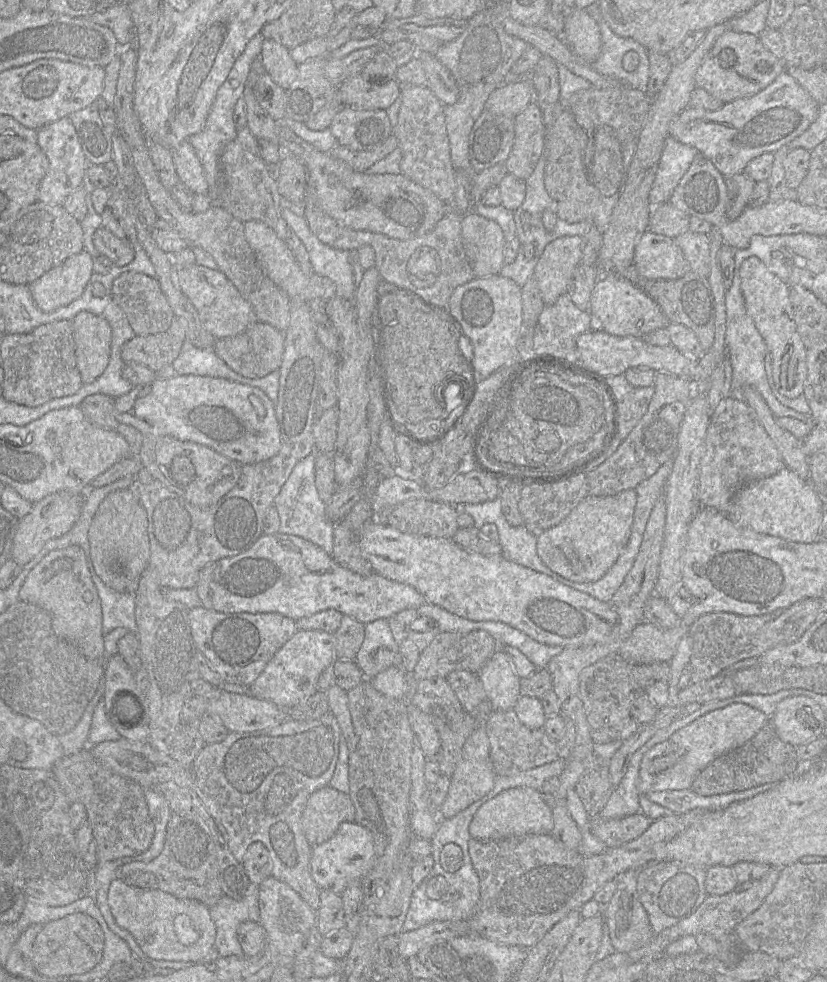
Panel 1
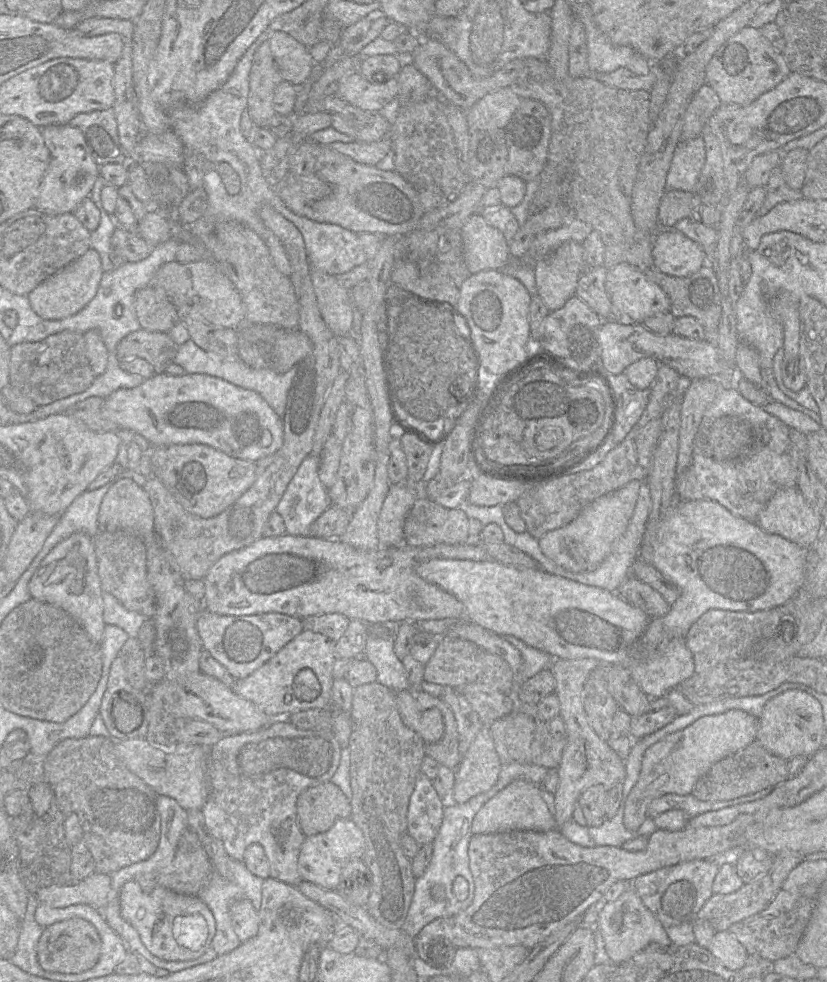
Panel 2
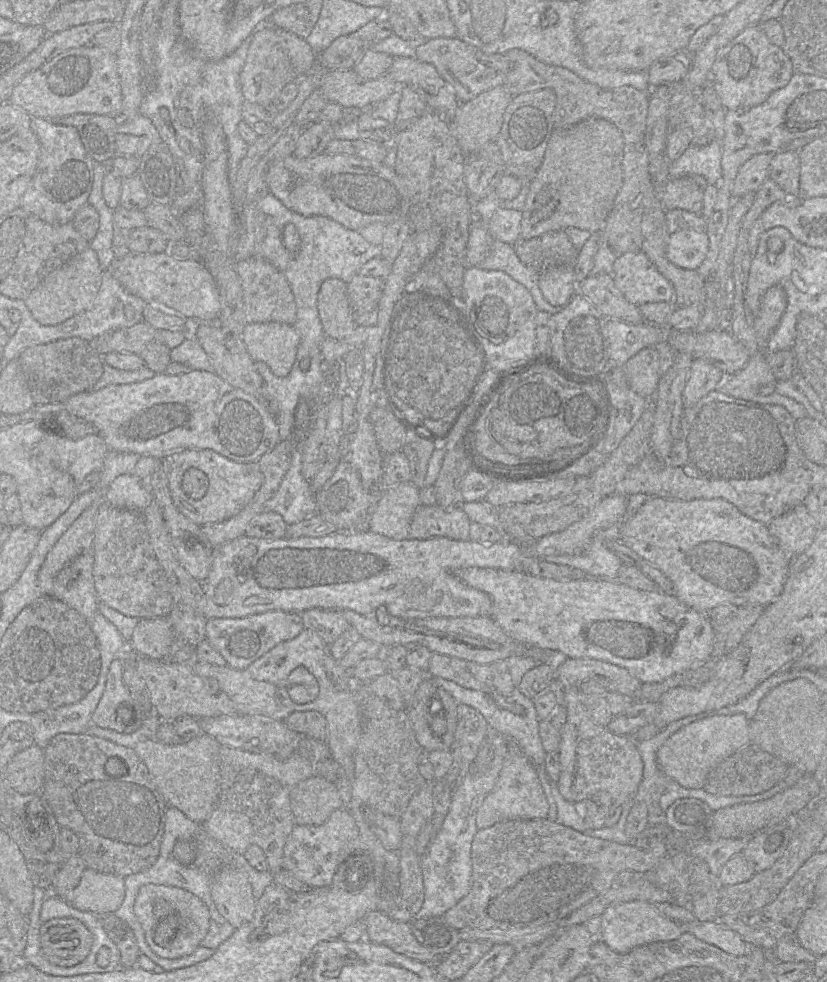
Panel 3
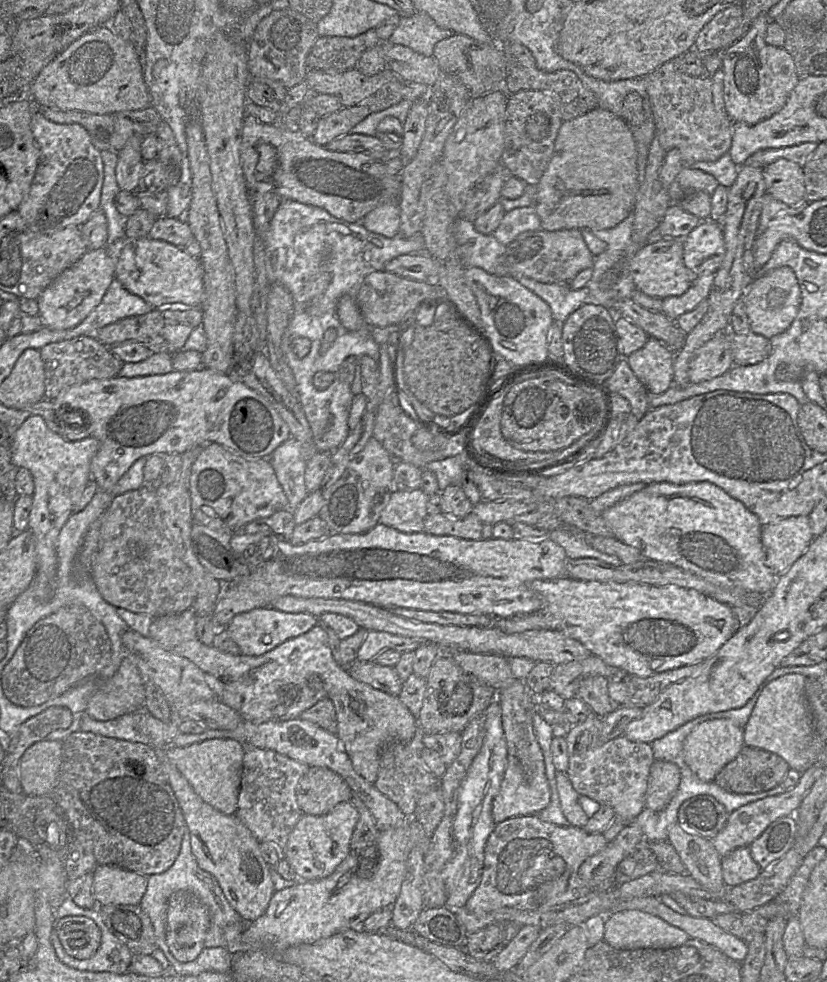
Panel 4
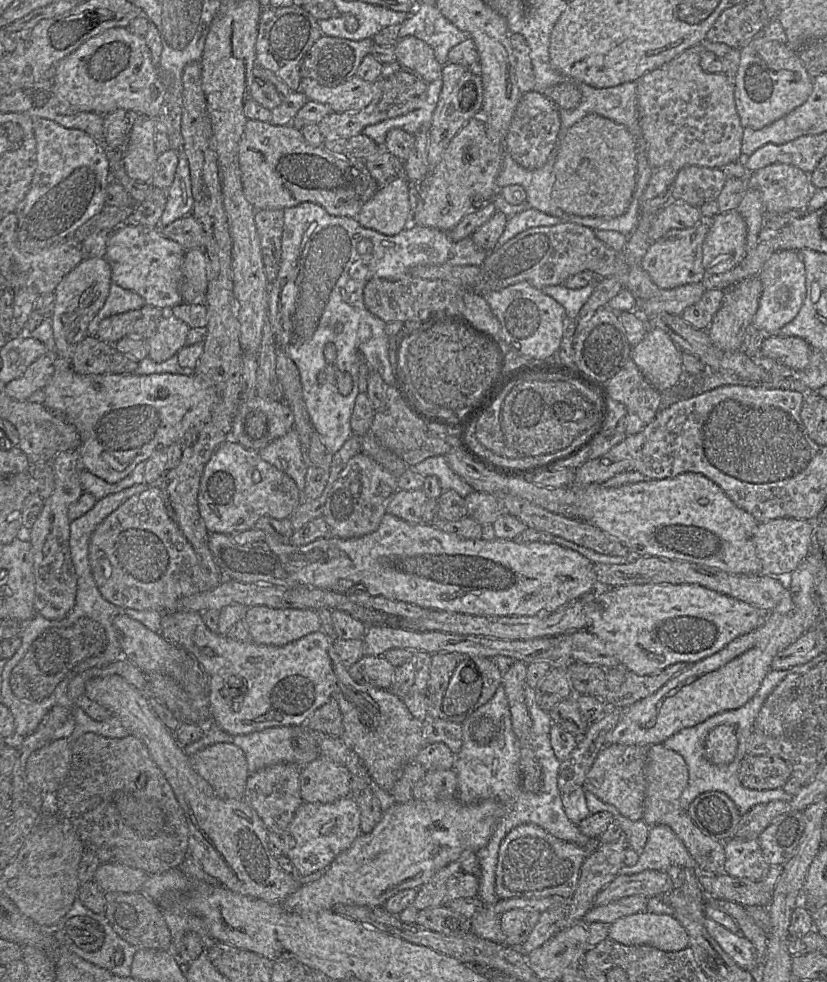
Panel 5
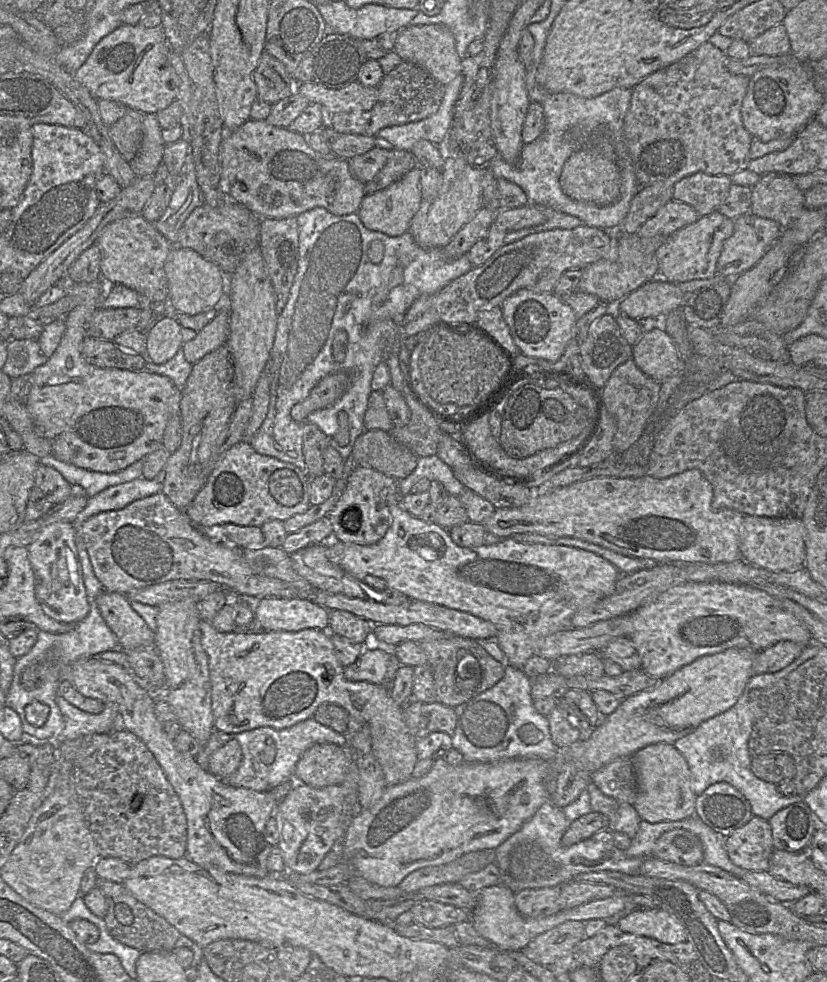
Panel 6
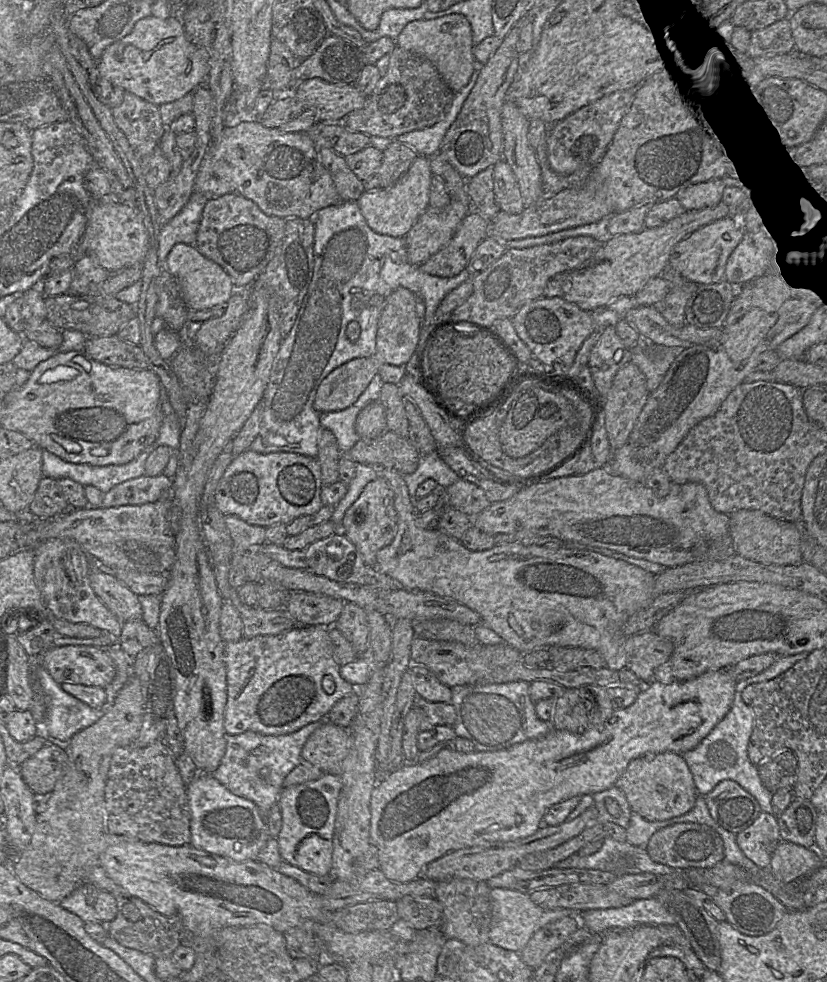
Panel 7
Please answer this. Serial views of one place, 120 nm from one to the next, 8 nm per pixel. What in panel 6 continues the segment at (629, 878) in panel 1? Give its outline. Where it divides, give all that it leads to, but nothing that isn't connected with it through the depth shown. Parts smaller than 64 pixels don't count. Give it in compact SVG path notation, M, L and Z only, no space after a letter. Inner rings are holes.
M635 909L622 917L617 927L633 935L652 939L667 945L687 942L684 928L666 912L655 909Z

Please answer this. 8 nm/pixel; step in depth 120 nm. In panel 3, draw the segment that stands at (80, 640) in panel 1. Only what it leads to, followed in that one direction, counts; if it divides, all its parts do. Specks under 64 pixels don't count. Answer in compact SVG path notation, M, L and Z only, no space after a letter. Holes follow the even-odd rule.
M100 493L98 499L64 532L47 554L37 577L38 585L44 596L63 601L79 612L90 624L99 612L99 599L93 576L94 532L98 510L104 501L104 493Z

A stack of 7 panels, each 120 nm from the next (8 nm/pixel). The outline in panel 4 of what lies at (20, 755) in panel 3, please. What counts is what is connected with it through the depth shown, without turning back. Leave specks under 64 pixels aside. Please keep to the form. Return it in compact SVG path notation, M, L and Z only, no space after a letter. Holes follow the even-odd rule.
M42 740L33 743L19 762L22 793L29 796L52 795L61 767L62 741Z

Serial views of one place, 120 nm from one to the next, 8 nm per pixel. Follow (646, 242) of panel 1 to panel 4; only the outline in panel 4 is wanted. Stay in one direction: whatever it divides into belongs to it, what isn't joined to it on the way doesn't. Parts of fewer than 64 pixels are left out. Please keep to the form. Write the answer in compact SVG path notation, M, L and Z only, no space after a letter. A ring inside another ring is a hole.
M702 221L683 239L684 264L697 275L716 273L725 253L724 232L718 221Z

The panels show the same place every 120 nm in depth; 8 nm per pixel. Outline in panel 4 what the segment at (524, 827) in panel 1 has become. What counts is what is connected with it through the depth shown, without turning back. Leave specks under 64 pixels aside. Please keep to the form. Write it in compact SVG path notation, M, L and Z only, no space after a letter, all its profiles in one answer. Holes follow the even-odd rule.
M515 680L498 692L497 700L501 707L508 756L500 791L493 801L492 817L496 825L509 818L535 815L550 803L544 757L532 721L536 697L530 695L523 680Z

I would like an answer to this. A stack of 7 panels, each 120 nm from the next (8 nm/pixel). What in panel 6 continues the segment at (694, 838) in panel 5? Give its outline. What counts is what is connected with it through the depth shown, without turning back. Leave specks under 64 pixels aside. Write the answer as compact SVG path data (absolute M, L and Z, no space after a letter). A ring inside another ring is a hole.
M673 744L649 745L631 756L638 786L634 807L641 820L649 823L680 821L695 814L697 796L692 791L692 776L683 755Z

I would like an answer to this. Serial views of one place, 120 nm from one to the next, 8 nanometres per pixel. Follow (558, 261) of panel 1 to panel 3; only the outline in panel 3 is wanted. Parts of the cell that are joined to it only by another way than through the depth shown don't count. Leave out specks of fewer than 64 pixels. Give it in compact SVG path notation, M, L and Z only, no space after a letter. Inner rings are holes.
M562 266L540 274L539 288L554 307L565 307L577 292L574 266Z

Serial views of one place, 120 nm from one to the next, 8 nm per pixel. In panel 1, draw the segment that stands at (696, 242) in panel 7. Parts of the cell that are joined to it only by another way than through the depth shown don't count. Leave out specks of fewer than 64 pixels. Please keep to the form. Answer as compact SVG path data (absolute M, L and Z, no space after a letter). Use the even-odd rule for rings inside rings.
M604 274L600 277L591 293L588 311L599 328L618 337L645 338L669 324L653 298L630 280L617 274Z

